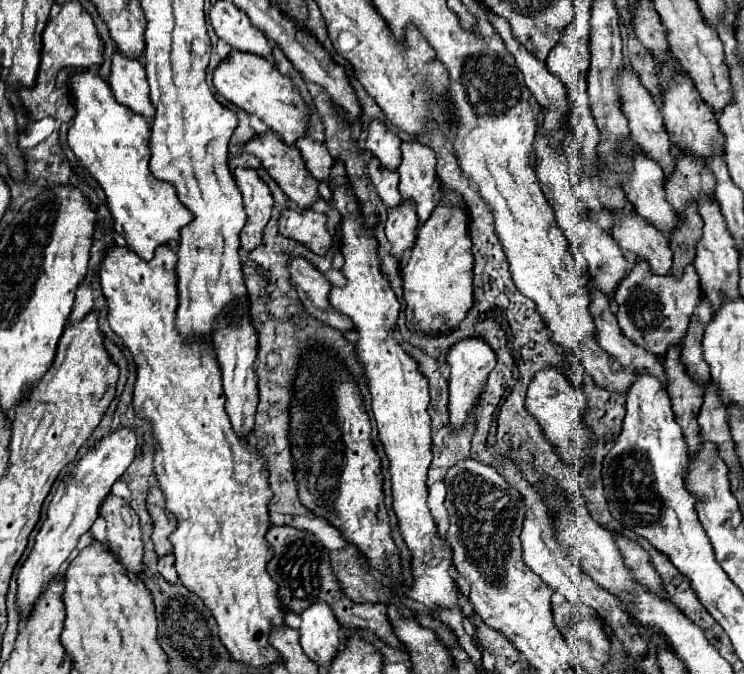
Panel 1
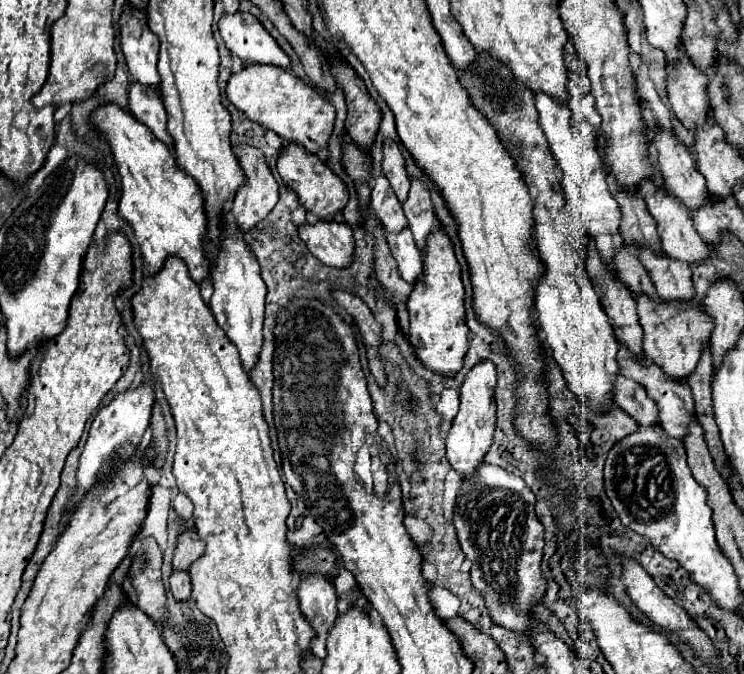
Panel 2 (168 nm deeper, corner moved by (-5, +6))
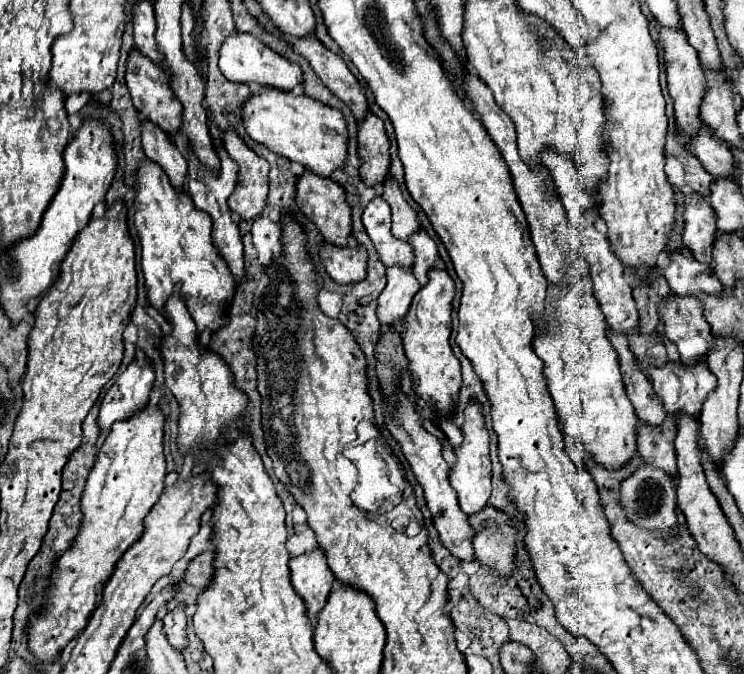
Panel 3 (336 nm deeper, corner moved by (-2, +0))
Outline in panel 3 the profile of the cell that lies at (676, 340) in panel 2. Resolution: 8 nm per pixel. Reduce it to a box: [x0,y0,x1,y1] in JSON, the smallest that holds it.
[648,362,716,418]

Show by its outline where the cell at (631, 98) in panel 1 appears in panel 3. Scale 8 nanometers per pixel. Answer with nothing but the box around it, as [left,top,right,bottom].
[684,194,718,264]

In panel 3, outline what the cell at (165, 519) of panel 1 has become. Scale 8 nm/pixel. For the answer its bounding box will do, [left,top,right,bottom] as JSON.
[184,552,214,590]

